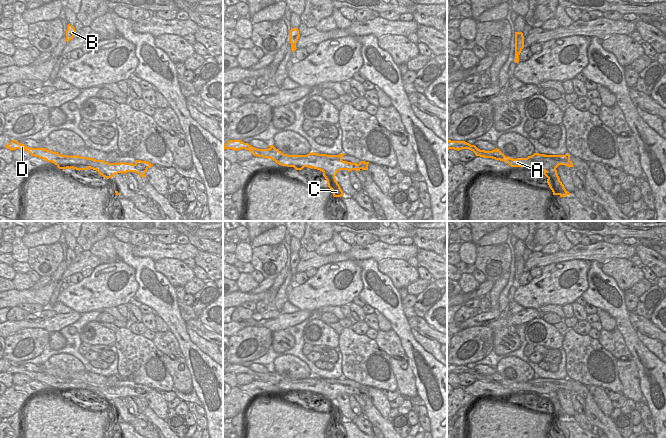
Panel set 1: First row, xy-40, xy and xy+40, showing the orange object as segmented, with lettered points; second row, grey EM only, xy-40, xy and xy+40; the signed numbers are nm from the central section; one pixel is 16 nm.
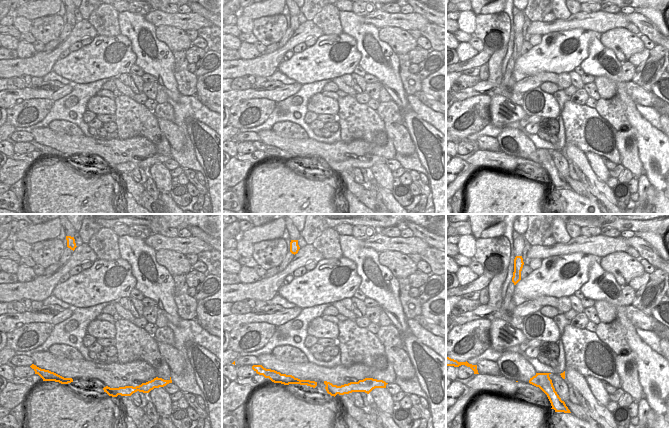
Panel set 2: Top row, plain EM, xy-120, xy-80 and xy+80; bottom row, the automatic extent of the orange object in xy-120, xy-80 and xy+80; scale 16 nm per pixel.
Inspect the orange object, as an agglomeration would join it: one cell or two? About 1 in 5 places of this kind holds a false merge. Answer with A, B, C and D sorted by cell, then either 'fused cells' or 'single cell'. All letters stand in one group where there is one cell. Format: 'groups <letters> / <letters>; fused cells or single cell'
groups A D / B C; fused cells

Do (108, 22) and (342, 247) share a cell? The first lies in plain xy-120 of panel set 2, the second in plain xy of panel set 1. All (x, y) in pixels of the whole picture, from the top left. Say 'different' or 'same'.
different

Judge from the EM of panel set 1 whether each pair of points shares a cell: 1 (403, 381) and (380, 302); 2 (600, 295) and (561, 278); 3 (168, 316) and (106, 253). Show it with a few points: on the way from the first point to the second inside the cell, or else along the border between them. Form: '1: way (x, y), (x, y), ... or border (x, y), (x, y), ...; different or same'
1: border (405, 355), (409, 359), (409, 366), (414, 377); different
2: border (590, 266), (587, 272), (588, 288), (581, 295); different
3: border (109, 235), (110, 242), (118, 256); different

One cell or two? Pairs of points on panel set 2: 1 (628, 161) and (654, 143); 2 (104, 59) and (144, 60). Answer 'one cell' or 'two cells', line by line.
1: two cells
2: two cells

